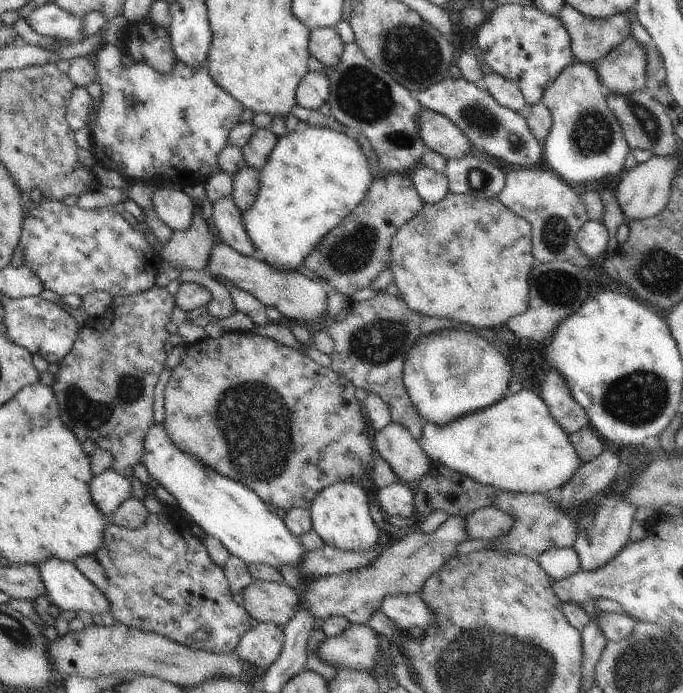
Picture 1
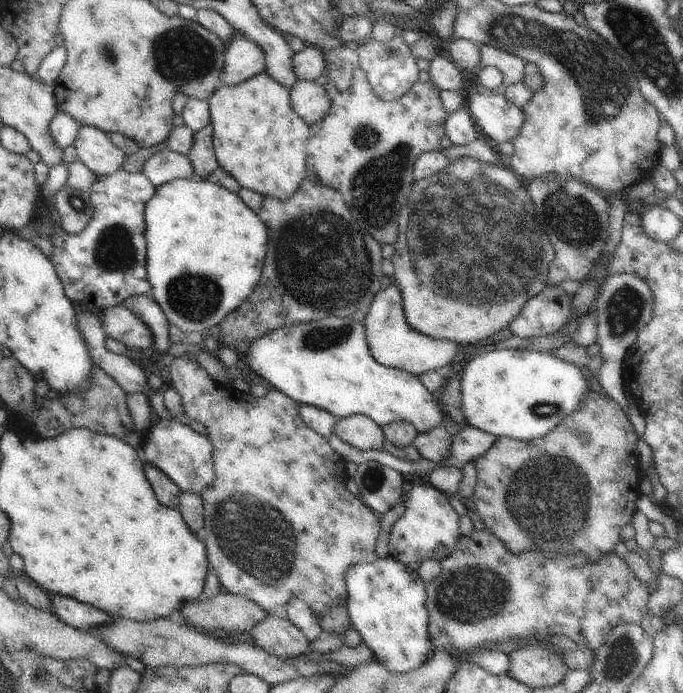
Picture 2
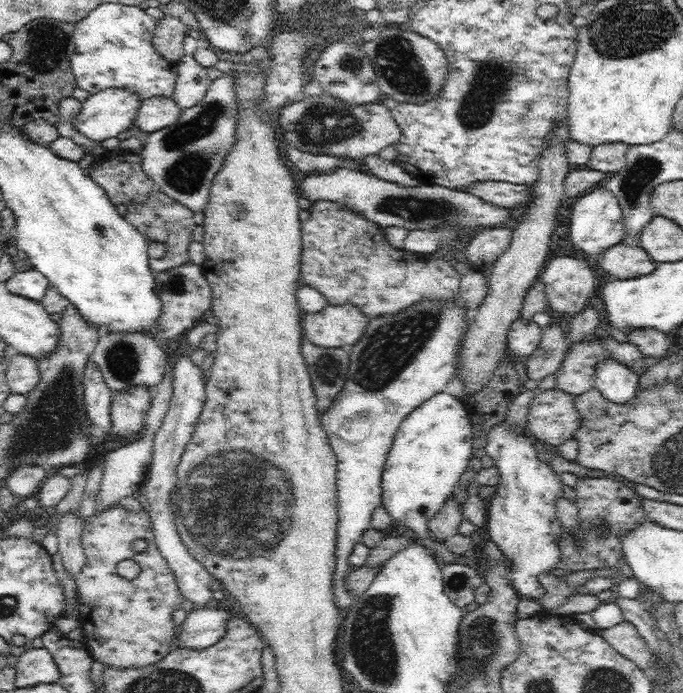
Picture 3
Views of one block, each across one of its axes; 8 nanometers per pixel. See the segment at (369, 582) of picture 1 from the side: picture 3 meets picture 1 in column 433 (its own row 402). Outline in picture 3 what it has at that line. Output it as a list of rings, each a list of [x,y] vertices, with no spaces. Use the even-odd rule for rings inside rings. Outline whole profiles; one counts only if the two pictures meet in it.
[[[558,388],[540,392],[530,404],[527,419],[530,437],[554,446],[573,438],[580,428],[580,411],[574,405],[574,395]]]

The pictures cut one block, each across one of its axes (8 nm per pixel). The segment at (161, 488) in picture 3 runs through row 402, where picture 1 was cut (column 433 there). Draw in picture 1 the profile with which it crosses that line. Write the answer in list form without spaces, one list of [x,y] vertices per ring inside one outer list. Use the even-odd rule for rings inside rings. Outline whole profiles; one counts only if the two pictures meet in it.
[[[418,166],[410,175],[420,198],[425,203],[440,202],[448,194],[449,180],[445,173],[436,172],[430,167]]]

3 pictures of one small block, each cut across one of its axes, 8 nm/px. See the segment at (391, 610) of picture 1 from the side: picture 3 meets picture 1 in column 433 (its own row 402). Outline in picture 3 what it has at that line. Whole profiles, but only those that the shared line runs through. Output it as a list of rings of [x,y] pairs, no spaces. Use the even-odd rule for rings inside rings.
[[[609,357],[598,364],[593,384],[606,400],[624,404],[634,398],[640,376]]]

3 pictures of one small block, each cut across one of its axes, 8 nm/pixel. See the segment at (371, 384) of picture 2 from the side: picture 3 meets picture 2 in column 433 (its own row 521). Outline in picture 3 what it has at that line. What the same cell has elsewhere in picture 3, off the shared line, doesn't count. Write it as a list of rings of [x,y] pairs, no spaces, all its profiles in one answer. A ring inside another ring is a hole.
[[[437,392],[415,408],[398,427],[391,449],[388,451],[384,470],[381,474],[381,505],[390,514],[391,520],[397,520],[399,526],[405,527],[407,533],[415,536],[434,556],[442,558],[445,564],[462,564],[465,558],[450,551],[444,542],[432,539],[428,522],[438,514],[438,510],[446,504],[446,500],[453,496],[454,486],[466,470],[471,452],[473,451],[473,426],[466,412],[464,402],[448,392]]]

